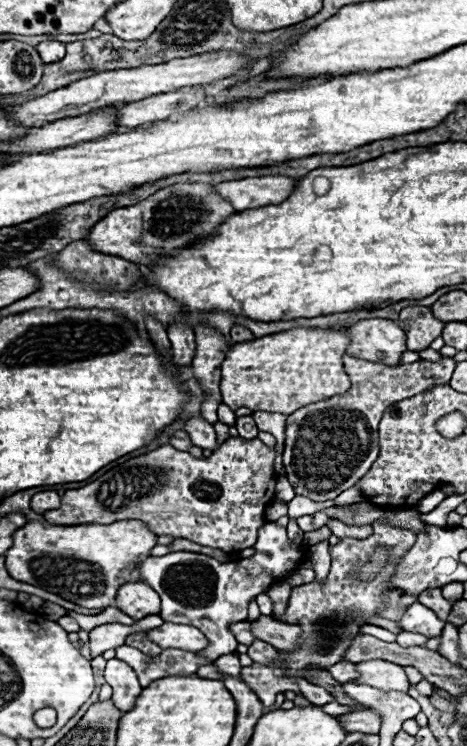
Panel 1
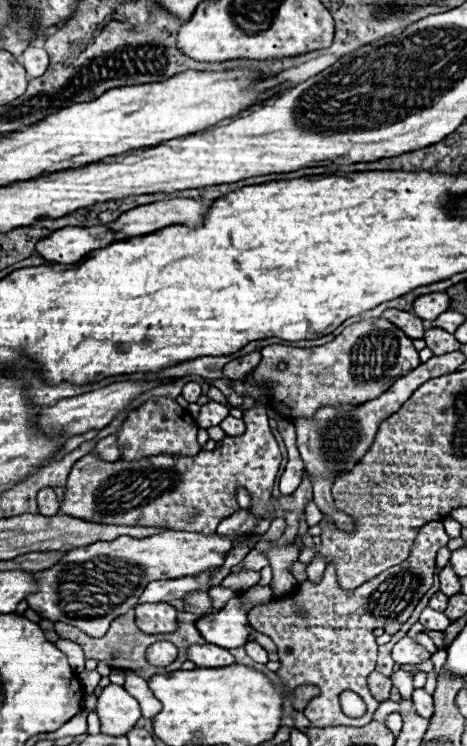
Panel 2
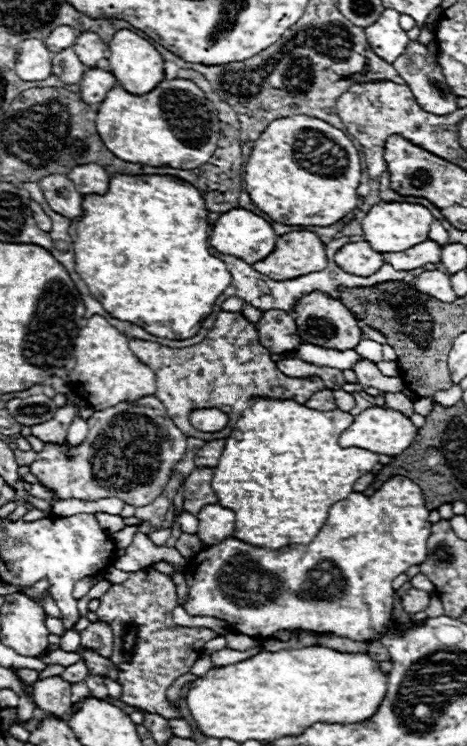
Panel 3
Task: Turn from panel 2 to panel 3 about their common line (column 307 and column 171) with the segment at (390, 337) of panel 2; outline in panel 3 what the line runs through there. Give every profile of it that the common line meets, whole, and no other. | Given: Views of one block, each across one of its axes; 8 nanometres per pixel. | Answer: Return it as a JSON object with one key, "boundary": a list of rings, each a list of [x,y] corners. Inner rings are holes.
{"boundary":[[[220,312],[216,316],[216,322],[212,326],[212,330],[208,332],[208,336],[196,344],[196,346],[188,346],[188,348],[168,348],[156,342],[146,342],[146,340],[130,340],[130,350],[134,350],[134,354],[138,354],[138,358],[142,358],[142,362],[146,362],[146,366],[150,366],[156,374],[158,374],[158,394],[156,398],[166,406],[170,418],[174,420],[174,424],[192,438],[200,438],[200,440],[214,440],[214,438],[226,438],[230,436],[230,432],[234,430],[234,422],[240,418],[240,414],[248,408],[248,400],[252,398],[266,398],[266,400],[294,400],[294,402],[306,402],[312,394],[316,394],[318,390],[324,390],[326,386],[322,384],[320,378],[290,378],[284,376],[278,368],[276,362],[270,358],[268,348],[264,348],[258,340],[256,328],[242,316],[242,314],[234,314],[234,312]],[[200,408],[218,408],[222,412],[228,414],[228,426],[220,432],[200,432],[196,430],[190,420],[188,414],[192,410],[200,410]]]}

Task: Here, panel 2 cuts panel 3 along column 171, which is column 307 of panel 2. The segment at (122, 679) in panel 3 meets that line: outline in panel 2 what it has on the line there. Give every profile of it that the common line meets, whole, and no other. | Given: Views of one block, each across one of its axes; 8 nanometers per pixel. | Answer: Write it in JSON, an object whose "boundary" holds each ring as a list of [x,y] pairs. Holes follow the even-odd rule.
{"boundary":[[[428,522],[428,526],[422,526],[418,530],[410,556],[402,564],[392,566],[380,576],[364,582],[364,586],[352,592],[342,590],[336,580],[334,564],[328,564],[318,584],[304,580],[292,596],[276,598],[274,602],[256,606],[248,612],[250,626],[260,634],[272,638],[278,648],[280,668],[276,674],[282,684],[290,690],[306,684],[320,688],[320,694],[314,696],[304,708],[304,716],[314,726],[364,726],[372,720],[372,714],[378,708],[378,702],[366,684],[368,674],[376,668],[378,654],[378,644],[372,632],[376,628],[382,628],[386,622],[404,624],[410,618],[418,600],[432,586],[432,578],[436,574],[436,552],[446,544],[448,534],[444,532],[442,522]],[[294,604],[302,606],[302,616],[294,610]],[[344,690],[352,690],[362,696],[368,706],[364,716],[344,716],[338,704],[338,696]]]}

